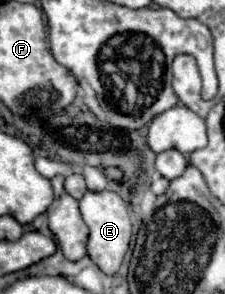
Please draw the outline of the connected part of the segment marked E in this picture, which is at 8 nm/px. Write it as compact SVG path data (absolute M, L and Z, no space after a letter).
M103 190L103 192L85 192L81 198L81 214L85 224L89 226L89 242L87 242L87 252L89 258L105 272L105 274L115 274L123 262L125 252L129 250L131 242L131 218L127 204L123 198L113 192L113 190Z

